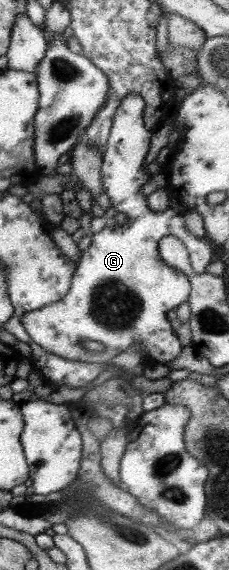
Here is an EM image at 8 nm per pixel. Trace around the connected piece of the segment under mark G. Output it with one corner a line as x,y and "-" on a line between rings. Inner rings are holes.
128,94
124,100
121,100
120,108
113,118
108,142
101,148
103,160
101,179
103,188
106,188
104,192
108,194
111,206
116,208
121,222
110,223
109,227
104,227
100,232
93,234
88,249
81,253
70,290
64,298
21,316
21,326
25,328
31,342
58,357
90,363
110,362
114,356
128,351
139,342
142,344
140,349
145,361
167,365
171,360
176,360
183,349
175,330
172,329
172,324
168,321
167,314
172,308
176,309
183,302
187,302
191,284
189,277
181,270
168,266
160,258
158,243
164,236
175,236
181,240
189,252
189,261
196,274
206,273
206,266
212,262
212,246
206,236
198,238
188,232
184,226
184,218
178,216
174,210
167,209
162,214
150,211
146,197
140,194
140,186
146,182
146,172
148,172
147,166
142,165
150,150
153,135
144,126
144,106
144,100
138,94
-
80,340
94,340
100,342
105,348
98,354
92,354
86,351
80,344

